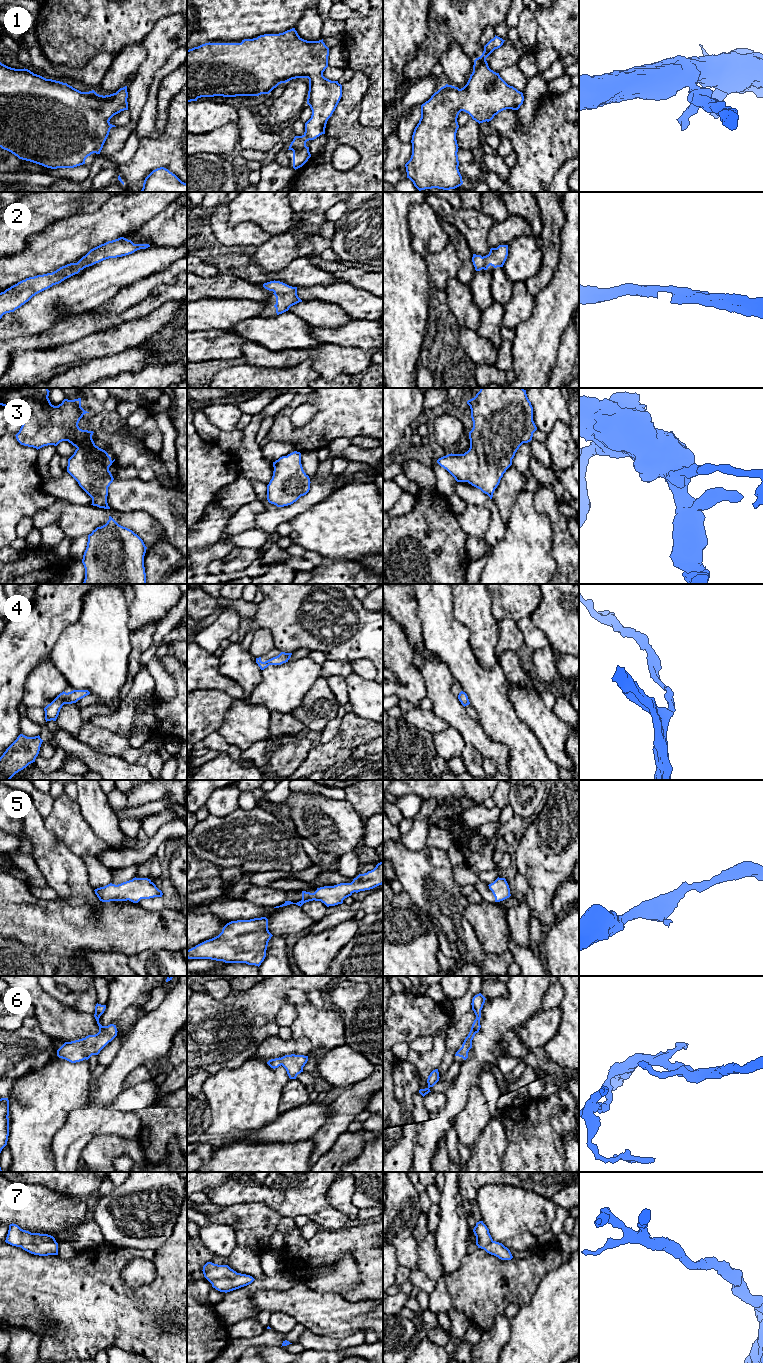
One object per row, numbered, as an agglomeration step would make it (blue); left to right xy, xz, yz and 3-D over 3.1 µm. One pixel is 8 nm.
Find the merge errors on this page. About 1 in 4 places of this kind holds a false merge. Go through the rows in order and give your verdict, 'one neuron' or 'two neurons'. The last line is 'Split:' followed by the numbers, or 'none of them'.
1: one neuron
2: one neuron
3: one neuron
4: one neuron
5: one neuron
6: one neuron
7: one neuron
Split: none of them

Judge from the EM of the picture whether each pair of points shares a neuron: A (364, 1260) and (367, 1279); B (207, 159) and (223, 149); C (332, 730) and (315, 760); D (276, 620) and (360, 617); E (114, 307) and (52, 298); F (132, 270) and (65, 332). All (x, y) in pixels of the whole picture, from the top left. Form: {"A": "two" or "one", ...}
{"A": "one", "B": "two", "C": "two", "D": "one", "E": "two", "F": "two"}

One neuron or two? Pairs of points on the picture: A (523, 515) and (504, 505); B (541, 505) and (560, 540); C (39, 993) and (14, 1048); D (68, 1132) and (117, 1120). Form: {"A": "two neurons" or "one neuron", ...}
{"A": "two neurons", "B": "one neuron", "C": "two neurons", "D": "one neuron"}

